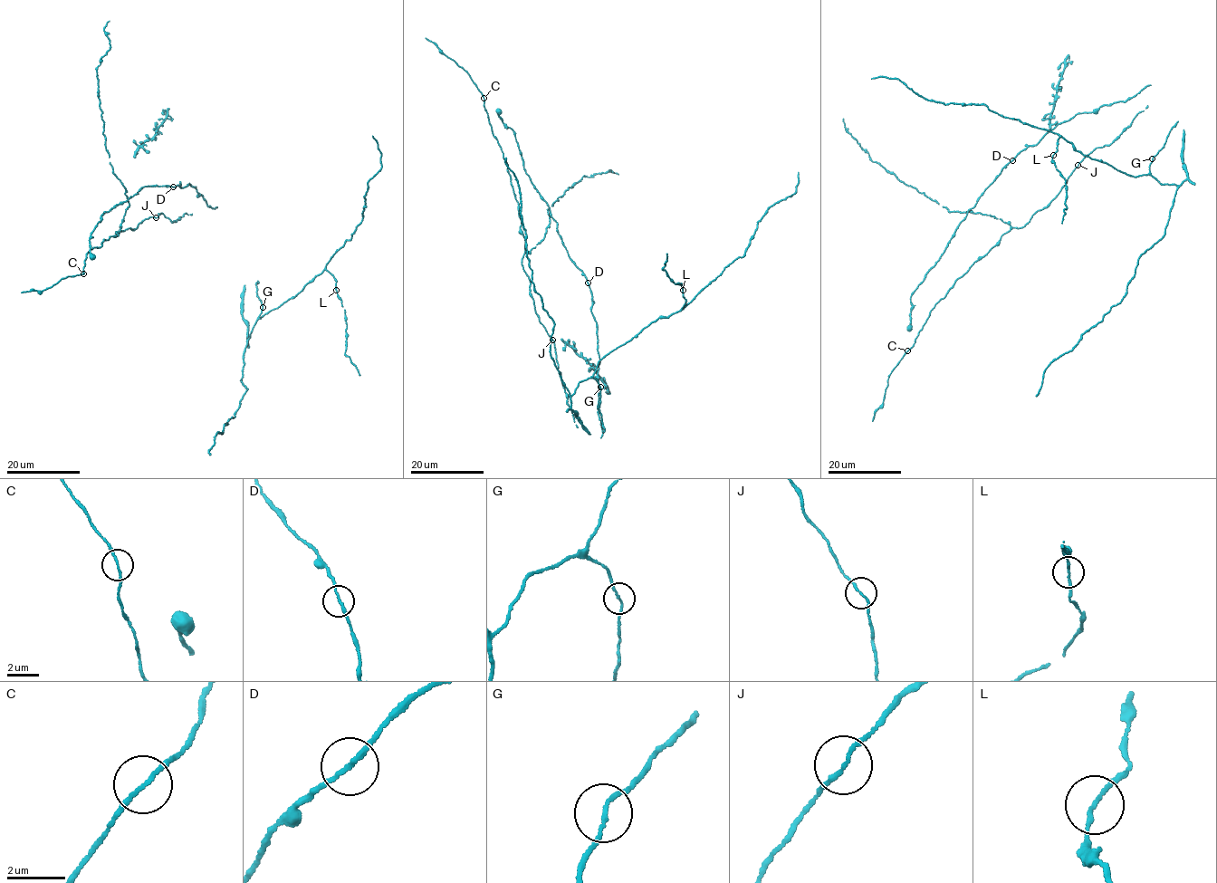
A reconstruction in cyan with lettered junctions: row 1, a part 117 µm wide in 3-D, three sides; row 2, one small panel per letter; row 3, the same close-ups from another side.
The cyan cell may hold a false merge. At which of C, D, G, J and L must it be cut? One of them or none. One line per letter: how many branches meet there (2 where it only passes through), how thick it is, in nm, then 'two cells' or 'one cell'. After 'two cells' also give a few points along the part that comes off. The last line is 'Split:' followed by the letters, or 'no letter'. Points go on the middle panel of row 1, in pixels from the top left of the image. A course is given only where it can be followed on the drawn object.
C: 2 | 130 nm | one cell
D: 2 | 140 nm | one cell
G: 2 | 120 nm | one cell
J: 2 | 120 nm | one cell
L: 2 | 120 nm | one cell
Split: no letter

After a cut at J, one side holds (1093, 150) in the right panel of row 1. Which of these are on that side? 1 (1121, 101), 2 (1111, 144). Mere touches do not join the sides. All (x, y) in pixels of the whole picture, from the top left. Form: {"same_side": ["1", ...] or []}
{"same_side": ["2"]}

